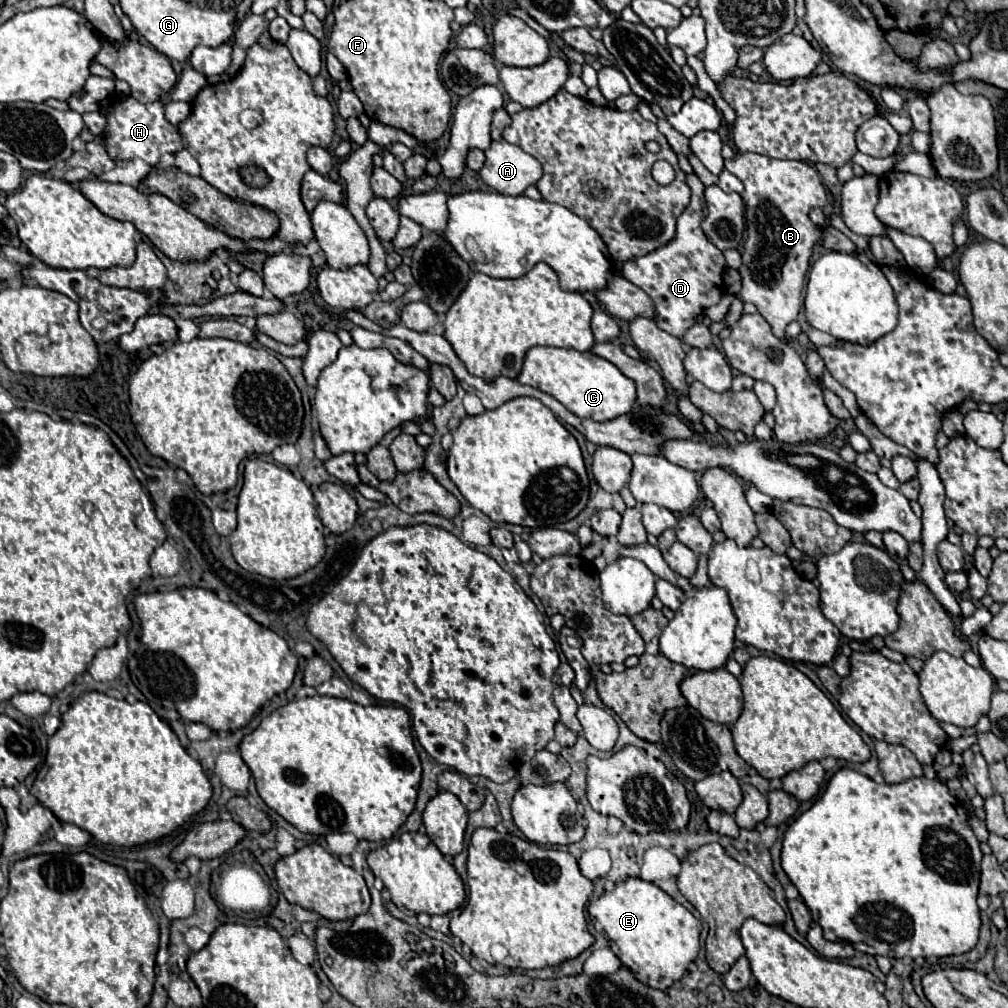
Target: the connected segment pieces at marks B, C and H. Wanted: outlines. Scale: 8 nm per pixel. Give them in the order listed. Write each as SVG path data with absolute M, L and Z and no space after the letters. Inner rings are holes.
M738 154L736 160L726 160L726 170L738 176L744 184L742 198L746 202L746 242L744 242L744 264L740 268L742 274L742 292L740 298L744 302L752 302L758 312L766 318L766 322L772 326L772 332L778 338L784 336L786 324L794 322L800 308L802 308L802 288L804 288L804 276L810 266L810 256L814 246L820 242L820 230L810 222L808 212L812 206L826 206L826 188L820 180L818 170L814 170L808 162L798 160L774 160L770 156L758 156L758 154Z
M532 346L526 352L518 382L554 396L572 414L580 418L592 418L596 422L606 422L628 414L632 410L632 404L636 402L634 382L626 378L614 364L592 352L578 352L572 348Z
M126 96L126 98L118 98L114 102L114 106L112 104L106 106L104 112L106 112L106 118L108 118L108 126L106 126L104 134L102 134L102 142L104 142L104 146L106 146L112 160L142 158L150 166L156 166L162 154L182 150L180 134L166 120L162 102L142 104L142 102L134 100L132 96Z

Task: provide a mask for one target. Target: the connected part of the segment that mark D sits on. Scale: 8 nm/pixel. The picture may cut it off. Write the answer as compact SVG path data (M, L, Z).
M688 174L688 186L692 188L692 200L678 218L676 238L666 246L624 262L622 274L632 284L642 288L656 304L656 324L676 336L682 338L684 332L698 322L704 310L712 304L718 304L722 298L722 274L726 268L724 254L704 236L700 222L704 218L702 204L704 204L704 184L696 174Z

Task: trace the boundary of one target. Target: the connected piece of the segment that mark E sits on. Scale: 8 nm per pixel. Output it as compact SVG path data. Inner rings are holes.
M640 878L618 882L612 892L604 892L598 900L590 902L588 914L594 928L608 938L612 952L616 952L622 964L650 988L670 988L698 956L700 920L652 882Z

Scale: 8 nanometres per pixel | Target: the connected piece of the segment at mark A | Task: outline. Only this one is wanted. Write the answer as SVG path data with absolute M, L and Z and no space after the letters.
M506 140L492 142L484 154L486 164L480 170L480 176L500 194L524 194L524 190L530 184L536 184L542 176L542 164L520 146Z

